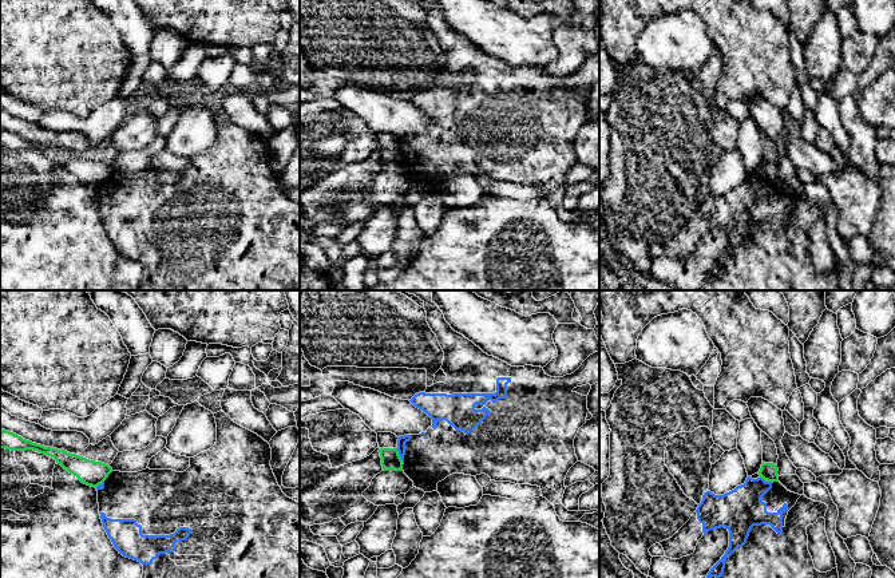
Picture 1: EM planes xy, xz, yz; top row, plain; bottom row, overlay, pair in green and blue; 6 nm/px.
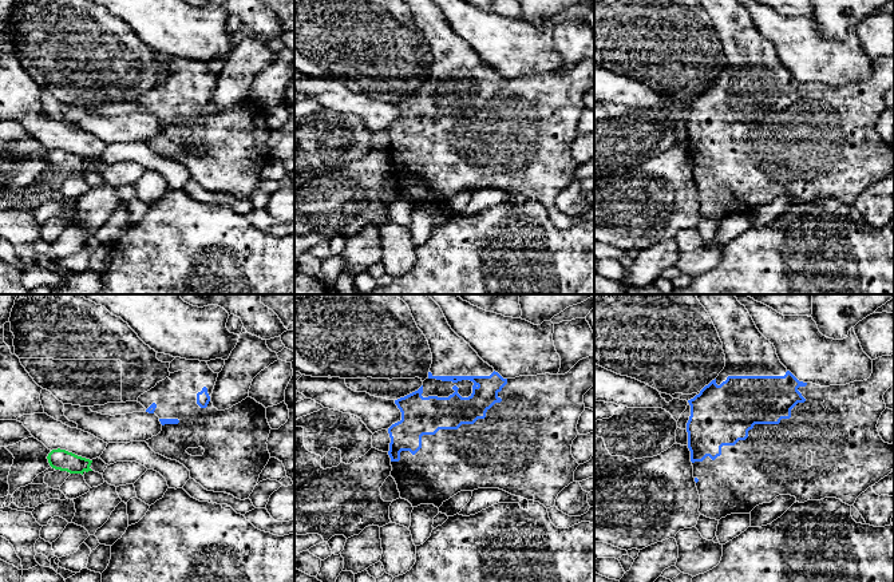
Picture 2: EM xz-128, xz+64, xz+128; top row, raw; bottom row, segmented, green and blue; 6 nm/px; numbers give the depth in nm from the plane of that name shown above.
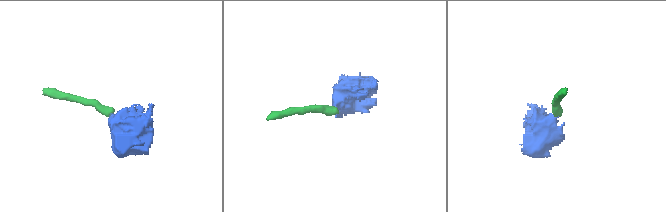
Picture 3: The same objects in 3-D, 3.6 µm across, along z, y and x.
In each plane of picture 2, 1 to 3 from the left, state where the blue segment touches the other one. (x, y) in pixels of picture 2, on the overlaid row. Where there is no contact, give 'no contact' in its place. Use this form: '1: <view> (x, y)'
1: no contact
2: no contact
3: no contact

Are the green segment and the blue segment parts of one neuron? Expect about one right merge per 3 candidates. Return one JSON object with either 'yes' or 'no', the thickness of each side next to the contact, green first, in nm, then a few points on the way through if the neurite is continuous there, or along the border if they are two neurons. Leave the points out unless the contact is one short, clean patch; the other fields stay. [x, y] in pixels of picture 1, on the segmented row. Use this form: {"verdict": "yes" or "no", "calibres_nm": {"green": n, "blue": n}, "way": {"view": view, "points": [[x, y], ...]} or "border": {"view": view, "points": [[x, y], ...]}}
{"verdict": "no", "calibres_nm": {"green": 120, "blue": 60}, "border": {"view": "xz", "points": [[395, 448], [403, 463]]}}

